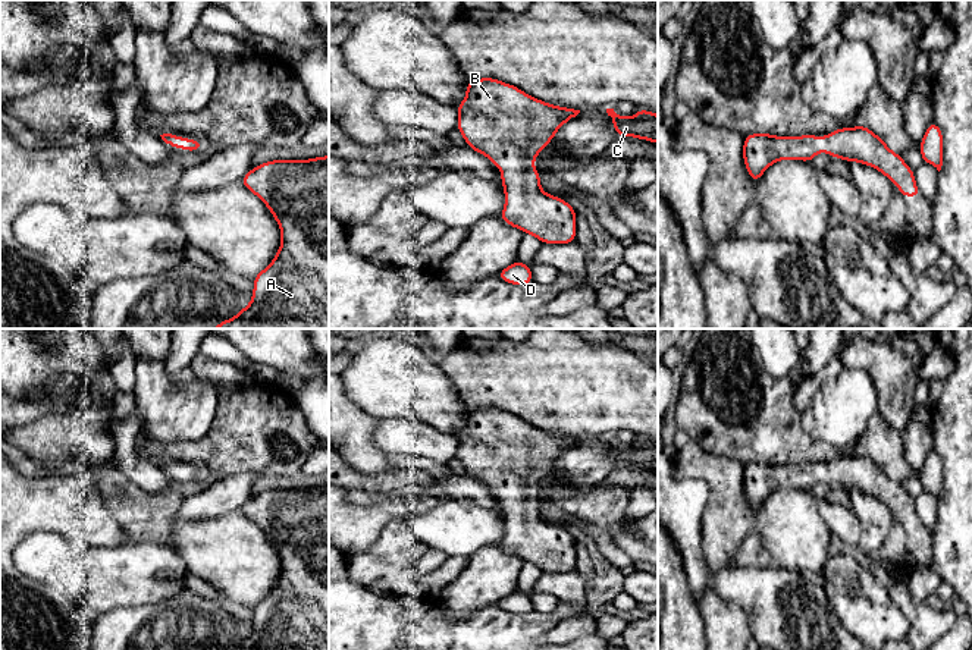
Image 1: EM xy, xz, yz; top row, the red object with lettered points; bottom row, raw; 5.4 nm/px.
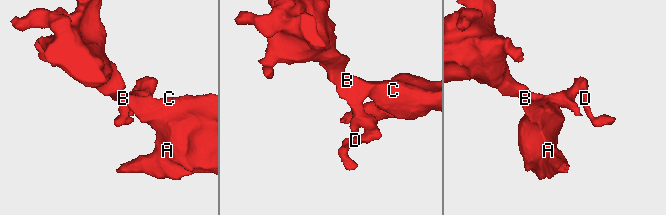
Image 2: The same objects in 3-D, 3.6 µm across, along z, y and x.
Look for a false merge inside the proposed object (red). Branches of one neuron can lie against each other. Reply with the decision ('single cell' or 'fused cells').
single cell

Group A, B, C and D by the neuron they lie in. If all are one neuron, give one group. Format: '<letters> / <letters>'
A B C D

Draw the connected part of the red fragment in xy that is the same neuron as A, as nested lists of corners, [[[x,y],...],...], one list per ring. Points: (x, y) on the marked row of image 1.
[[[329,156],[272,160],[241,179],[270,210],[280,227],[280,248],[254,279],[248,307],[213,329],[329,329]]]

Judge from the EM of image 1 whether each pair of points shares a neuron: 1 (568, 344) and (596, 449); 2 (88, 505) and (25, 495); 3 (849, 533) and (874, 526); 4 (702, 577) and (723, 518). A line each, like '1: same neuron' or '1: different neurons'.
1: different neurons
2: same neuron
3: different neurons
4: different neurons

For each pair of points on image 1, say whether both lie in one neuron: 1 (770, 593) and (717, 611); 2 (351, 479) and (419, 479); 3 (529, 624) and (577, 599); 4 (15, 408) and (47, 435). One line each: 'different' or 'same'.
1: different
2: same
3: different
4: different

